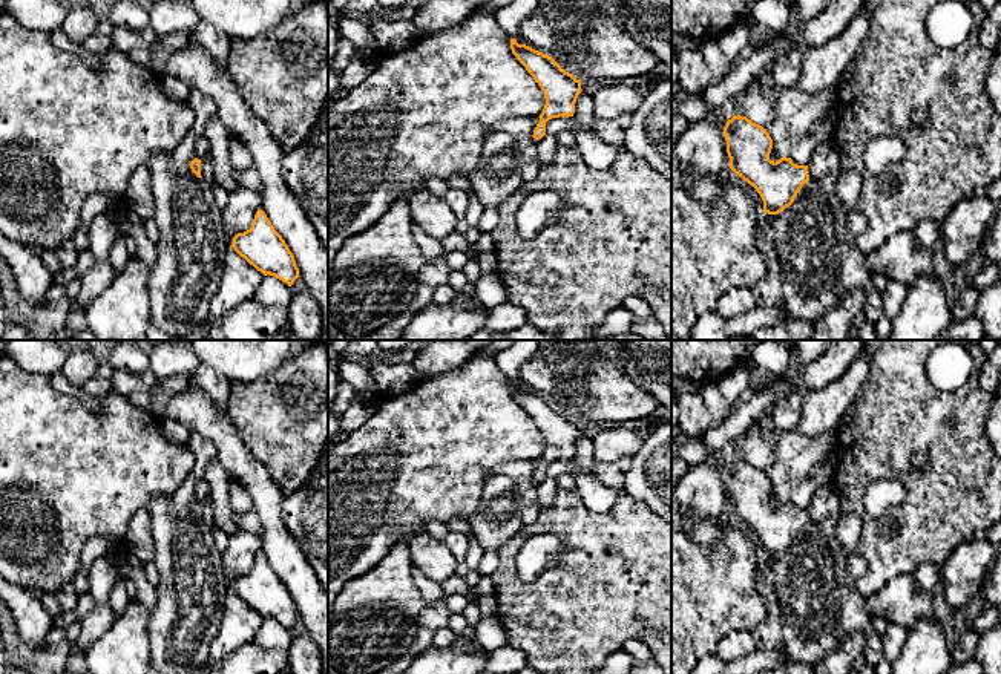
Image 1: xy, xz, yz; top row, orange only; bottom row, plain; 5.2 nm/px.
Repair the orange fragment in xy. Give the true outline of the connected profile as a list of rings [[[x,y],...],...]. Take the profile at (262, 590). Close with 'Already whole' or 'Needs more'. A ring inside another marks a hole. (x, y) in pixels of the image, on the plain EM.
[[[262,553],[247,574],[235,577],[230,590],[264,619],[274,619],[288,630],[299,620],[293,596]]]. Already whole

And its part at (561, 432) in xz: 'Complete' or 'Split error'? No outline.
Complete

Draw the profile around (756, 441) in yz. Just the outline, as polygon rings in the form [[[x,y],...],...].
[[[765,417],[748,424],[733,443],[753,466],[768,472],[774,460],[777,437],[768,427]]]

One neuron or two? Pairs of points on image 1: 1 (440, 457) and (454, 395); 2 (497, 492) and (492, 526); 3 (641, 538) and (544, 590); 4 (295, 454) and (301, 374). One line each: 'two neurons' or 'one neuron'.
1: one neuron
2: one neuron
3: one neuron
4: one neuron

